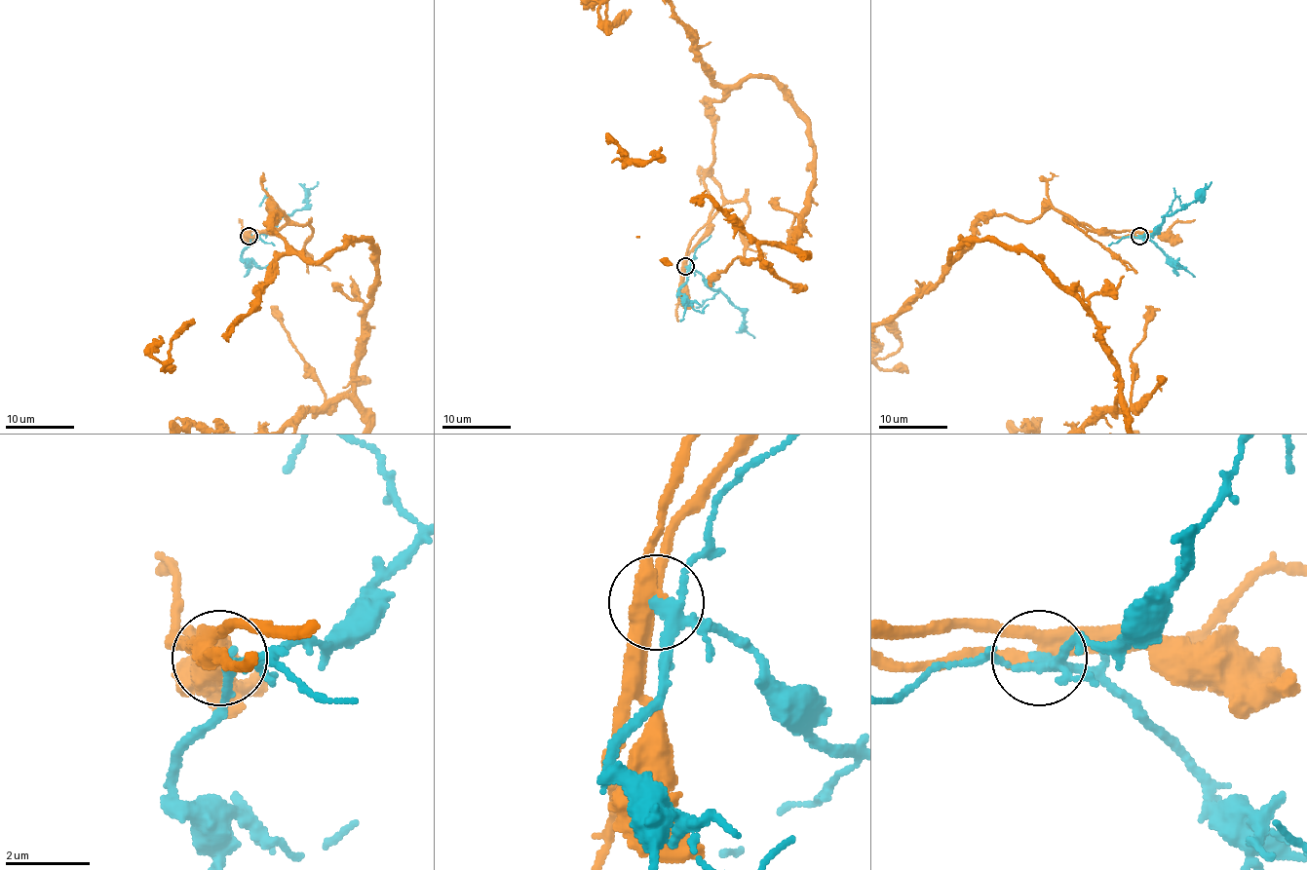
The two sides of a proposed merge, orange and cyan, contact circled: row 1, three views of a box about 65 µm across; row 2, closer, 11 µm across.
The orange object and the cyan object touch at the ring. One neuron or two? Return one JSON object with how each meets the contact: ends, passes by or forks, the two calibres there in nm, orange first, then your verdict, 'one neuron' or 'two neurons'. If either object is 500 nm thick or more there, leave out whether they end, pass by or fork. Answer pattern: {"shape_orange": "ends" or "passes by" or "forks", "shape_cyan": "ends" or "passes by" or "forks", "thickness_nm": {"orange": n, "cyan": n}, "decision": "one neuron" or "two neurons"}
{"shape_orange": "forks", "shape_cyan": "forks", "thickness_nm": {"orange": 320, "cyan": 220}, "decision": "two neurons"}

